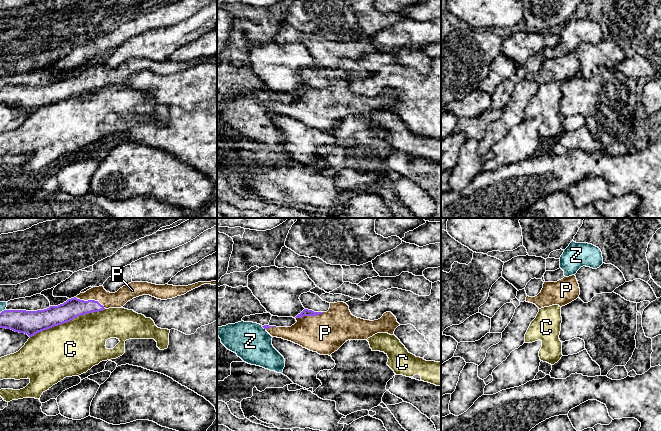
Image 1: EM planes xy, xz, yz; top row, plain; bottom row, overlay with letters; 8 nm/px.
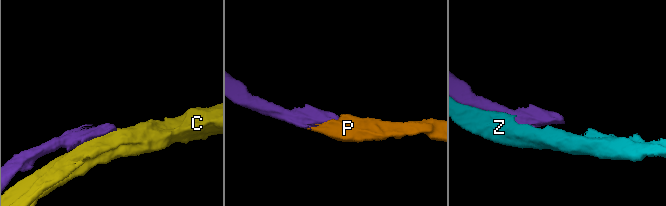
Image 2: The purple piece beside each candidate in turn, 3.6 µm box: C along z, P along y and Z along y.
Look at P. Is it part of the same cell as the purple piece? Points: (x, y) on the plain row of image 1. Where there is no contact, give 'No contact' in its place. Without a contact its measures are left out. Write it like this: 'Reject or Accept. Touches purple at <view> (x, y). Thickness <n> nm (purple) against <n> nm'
Accept. Touches purple at xy (90, 76). Thickness 150 nm (purple) against 130 nm

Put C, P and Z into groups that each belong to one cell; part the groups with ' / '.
C / P / Z

